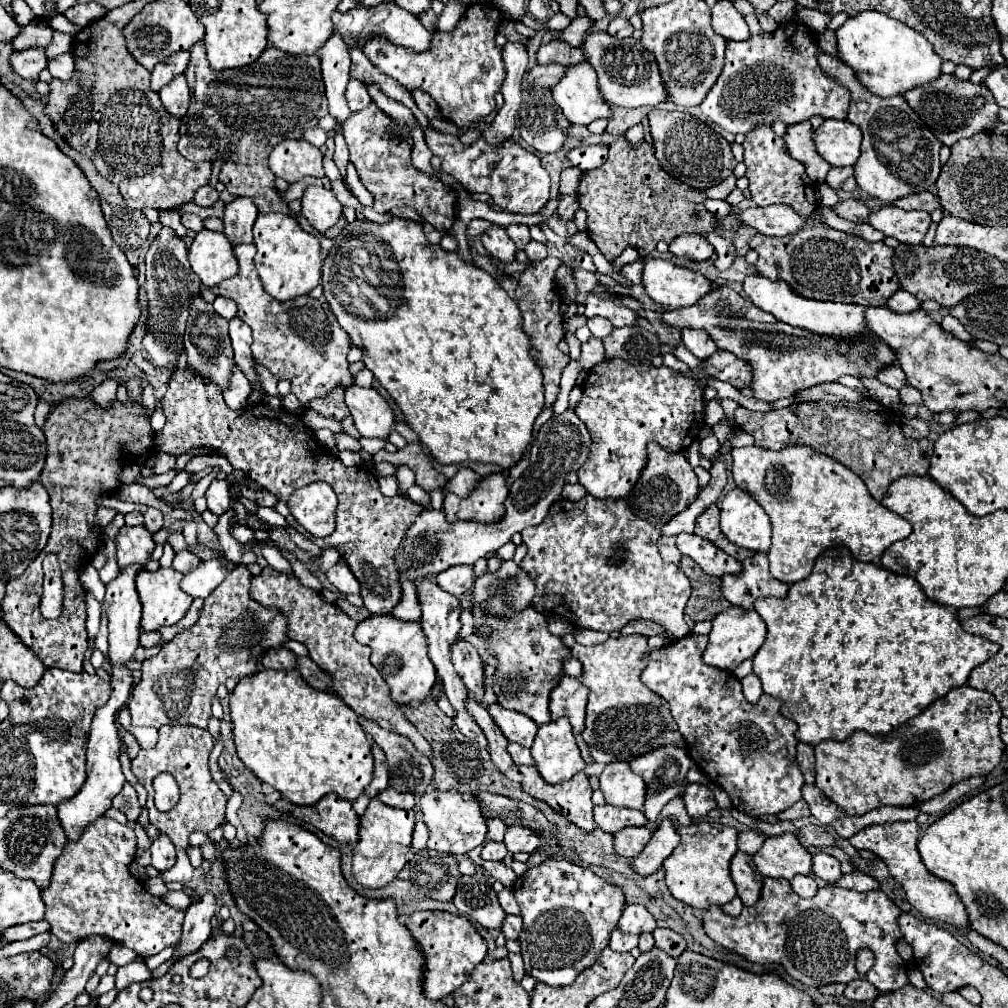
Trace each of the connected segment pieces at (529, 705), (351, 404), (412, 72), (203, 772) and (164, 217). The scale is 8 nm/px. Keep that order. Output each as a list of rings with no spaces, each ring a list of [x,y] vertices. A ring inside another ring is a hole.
[[[534,608],[518,612],[510,624],[500,624],[496,616],[486,620],[494,628],[490,634],[490,650],[496,654],[500,666],[494,672],[494,692],[498,702],[508,708],[530,716],[536,724],[550,722],[548,712],[548,694],[554,684],[562,678],[562,660],[570,656],[570,650],[560,642],[558,636],[552,636],[546,626],[546,616]]]
[[[354,384],[346,390],[346,406],[362,436],[382,440],[390,436],[394,426],[394,412],[378,390],[360,388]]]
[[[476,2],[468,6],[452,34],[434,32],[432,48],[424,54],[394,46],[382,36],[370,38],[362,50],[384,74],[408,90],[424,90],[436,100],[444,118],[452,120],[458,128],[468,128],[472,122],[482,122],[496,110],[494,94],[500,90],[506,76],[502,68],[502,48],[494,42],[500,20],[502,14],[492,2]]]
[[[162,726],[160,728],[160,738],[158,744],[150,750],[140,750],[138,756],[132,760],[132,772],[136,774],[138,782],[148,790],[148,812],[150,812],[150,822],[166,832],[176,848],[188,850],[190,848],[190,834],[192,832],[212,832],[218,828],[224,820],[224,808],[226,808],[226,796],[218,788],[218,784],[212,780],[210,770],[208,770],[208,760],[210,752],[214,748],[214,738],[208,730],[198,728],[198,726]],[[160,772],[170,772],[178,786],[180,786],[180,800],[178,804],[168,810],[160,812],[154,804],[154,788],[152,780],[154,774]]]
[[[160,210],[159,221],[163,227],[170,227],[174,233],[186,237],[187,229],[182,225],[180,214],[175,210]]]

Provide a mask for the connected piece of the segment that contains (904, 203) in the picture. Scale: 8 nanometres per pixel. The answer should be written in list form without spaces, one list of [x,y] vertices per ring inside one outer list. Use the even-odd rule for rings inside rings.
[[[920,192],[918,196],[908,196],[906,200],[898,200],[896,206],[902,210],[924,210],[928,214],[942,208],[938,196],[934,196],[932,192]]]

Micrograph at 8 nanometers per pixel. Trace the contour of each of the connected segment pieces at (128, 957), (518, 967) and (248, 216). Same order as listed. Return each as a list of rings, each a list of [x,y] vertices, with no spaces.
[[[116,944],[116,946],[112,948],[112,954],[110,954],[110,962],[116,964],[116,966],[126,966],[126,964],[134,962],[136,958],[138,958],[138,954],[136,954],[134,950],[122,946],[122,944]]]
[[[509,953],[508,959],[511,962],[514,980],[520,982],[525,974],[523,958],[520,954]]]
[[[236,198],[224,210],[224,234],[232,244],[252,244],[252,224],[258,208],[250,198]]]

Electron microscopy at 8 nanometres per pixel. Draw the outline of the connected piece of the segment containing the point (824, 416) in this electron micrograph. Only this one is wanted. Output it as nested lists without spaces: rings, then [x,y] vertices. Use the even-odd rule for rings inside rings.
[[[864,398],[858,402],[844,400],[838,404],[802,402],[762,414],[754,414],[744,406],[738,406],[734,410],[734,418],[744,432],[756,438],[756,446],[780,450],[802,444],[814,446],[814,450],[836,458],[864,480],[870,494],[878,502],[882,502],[882,496],[896,478],[926,476],[928,462],[934,452],[934,442],[928,438],[906,438],[902,434],[902,420],[894,414],[894,410],[882,406],[874,398]]]

